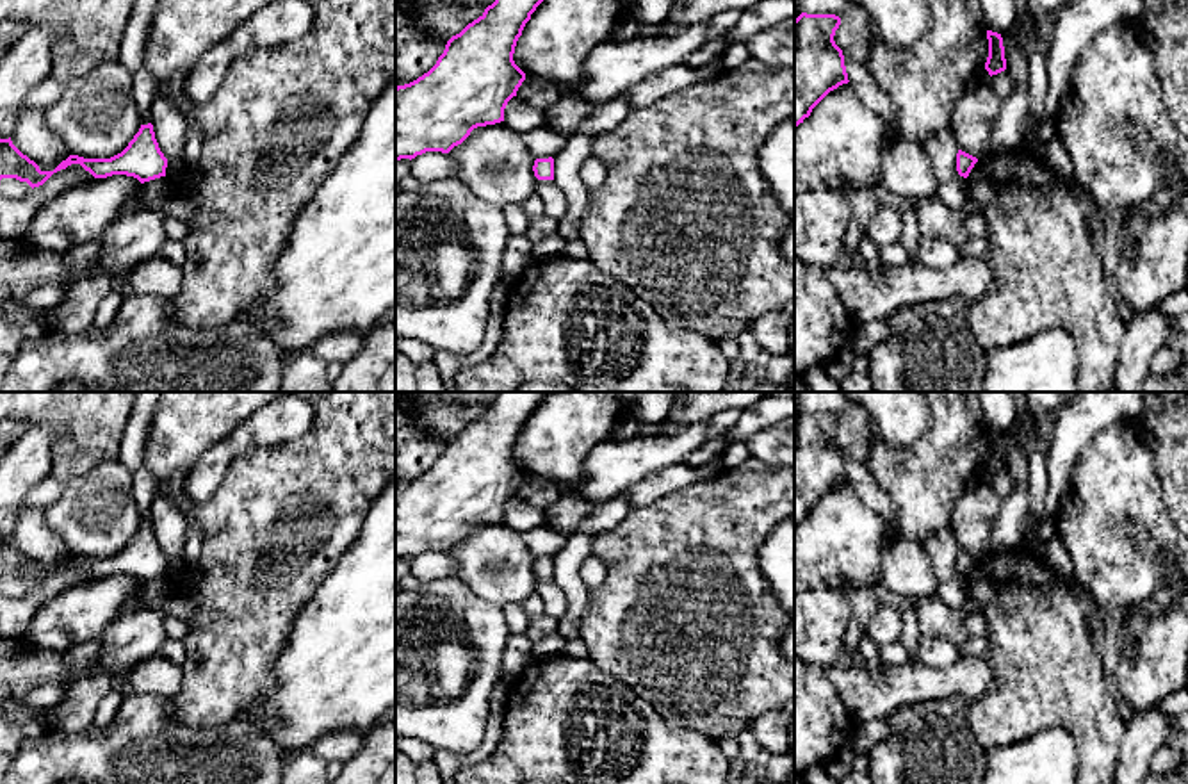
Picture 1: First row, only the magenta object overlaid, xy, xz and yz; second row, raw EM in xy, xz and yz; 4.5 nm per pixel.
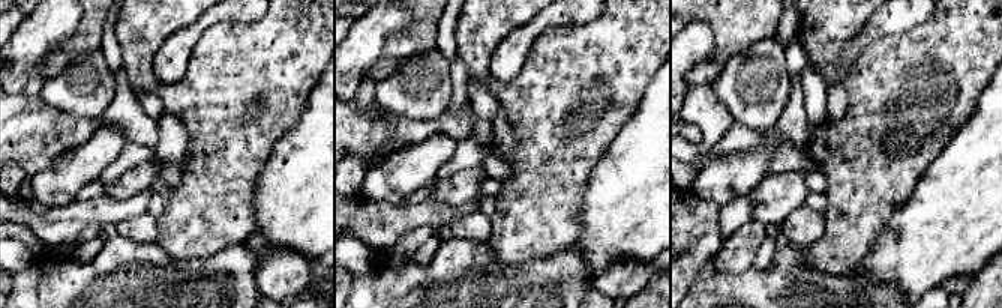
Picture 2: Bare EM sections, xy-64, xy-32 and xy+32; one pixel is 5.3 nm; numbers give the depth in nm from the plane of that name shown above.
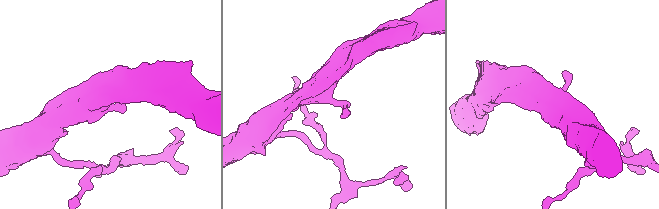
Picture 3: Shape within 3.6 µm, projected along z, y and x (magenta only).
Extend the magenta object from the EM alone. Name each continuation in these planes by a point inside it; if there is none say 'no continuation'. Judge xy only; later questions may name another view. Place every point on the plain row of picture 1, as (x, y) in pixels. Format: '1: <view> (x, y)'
no continuation

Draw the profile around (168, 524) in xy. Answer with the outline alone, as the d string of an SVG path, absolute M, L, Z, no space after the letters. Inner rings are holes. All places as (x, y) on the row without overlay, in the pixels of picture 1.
M157 494L151 502L151 524L164 556L182 558L187 531L176 504Z

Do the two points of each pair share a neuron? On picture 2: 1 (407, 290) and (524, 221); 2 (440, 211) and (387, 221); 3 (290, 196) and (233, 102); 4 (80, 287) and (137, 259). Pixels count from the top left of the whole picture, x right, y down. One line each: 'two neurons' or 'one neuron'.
1: two neurons
2: one neuron
3: two neurons
4: one neuron

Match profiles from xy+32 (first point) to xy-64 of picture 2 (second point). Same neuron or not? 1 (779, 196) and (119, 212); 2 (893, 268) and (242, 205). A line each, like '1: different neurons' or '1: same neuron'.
1: different neurons
2: different neurons

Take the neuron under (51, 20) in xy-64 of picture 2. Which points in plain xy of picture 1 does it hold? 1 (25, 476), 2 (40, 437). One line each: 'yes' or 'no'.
1: yes
2: yes

